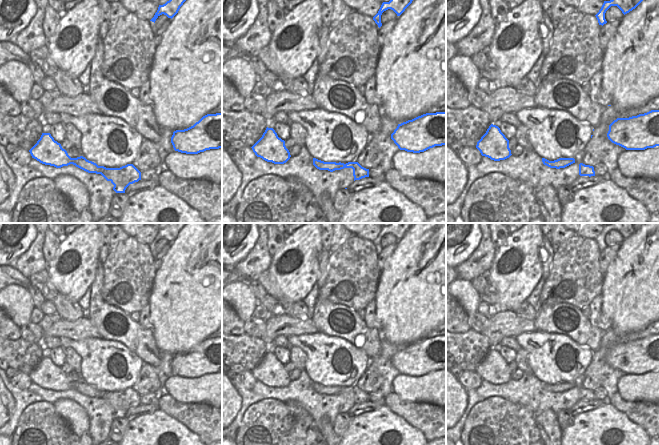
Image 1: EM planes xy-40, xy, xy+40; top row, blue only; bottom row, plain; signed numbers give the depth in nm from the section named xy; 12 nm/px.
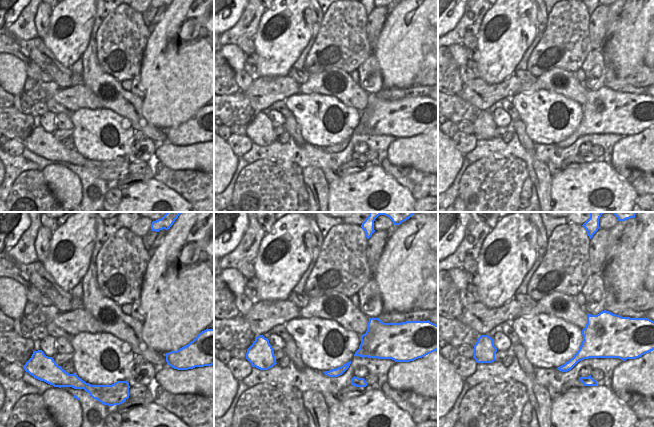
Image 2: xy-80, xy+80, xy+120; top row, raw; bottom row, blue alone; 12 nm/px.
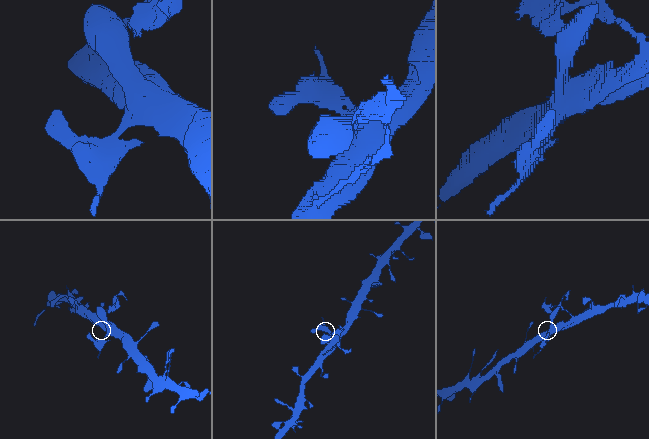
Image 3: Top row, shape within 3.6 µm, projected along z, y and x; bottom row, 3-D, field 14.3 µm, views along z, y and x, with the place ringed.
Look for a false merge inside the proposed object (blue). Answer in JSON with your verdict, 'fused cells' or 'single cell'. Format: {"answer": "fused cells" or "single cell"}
{"answer": "fused cells"}

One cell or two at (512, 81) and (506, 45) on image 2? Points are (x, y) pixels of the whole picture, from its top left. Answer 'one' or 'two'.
two

